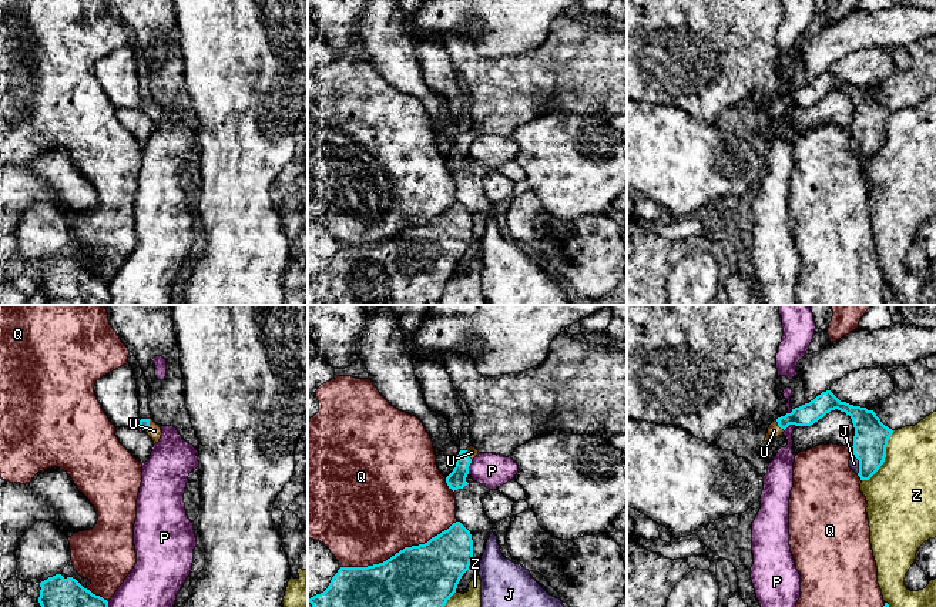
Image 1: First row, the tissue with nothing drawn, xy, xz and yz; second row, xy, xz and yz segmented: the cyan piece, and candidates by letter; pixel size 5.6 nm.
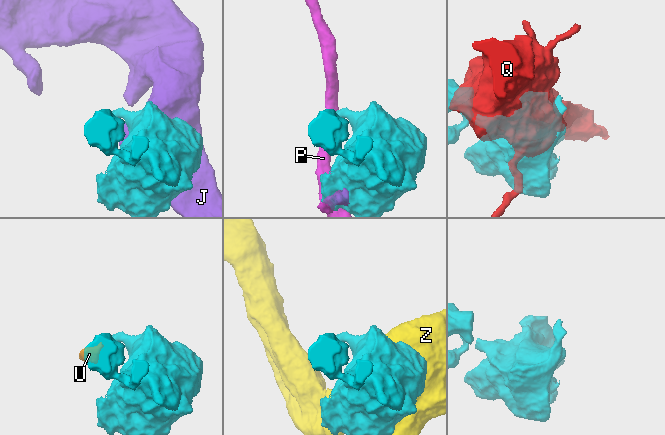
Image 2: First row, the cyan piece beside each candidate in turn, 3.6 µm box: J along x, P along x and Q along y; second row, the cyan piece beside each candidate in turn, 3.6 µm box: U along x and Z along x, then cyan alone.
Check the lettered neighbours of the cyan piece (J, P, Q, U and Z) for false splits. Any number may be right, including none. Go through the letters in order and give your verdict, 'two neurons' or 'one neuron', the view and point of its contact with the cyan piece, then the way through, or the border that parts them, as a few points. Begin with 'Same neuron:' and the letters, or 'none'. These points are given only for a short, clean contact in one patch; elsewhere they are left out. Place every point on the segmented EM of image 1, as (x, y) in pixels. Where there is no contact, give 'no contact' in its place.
Same neuron: U
J: two neurons; meets cyan in yz at (859, 463); border along yz (854, 453), (858, 460), (858, 473)
P: two neurons; meets cyan in xz at (468, 468)
Q: two neurons; meets cyan in xz at (399, 552)
U: one neuron; meets cyan in yz at (778, 425); runs through yz (808, 413), (789, 418), (778, 425), (774, 431)
Z: two neurons; meets cyan in yz at (885, 456)

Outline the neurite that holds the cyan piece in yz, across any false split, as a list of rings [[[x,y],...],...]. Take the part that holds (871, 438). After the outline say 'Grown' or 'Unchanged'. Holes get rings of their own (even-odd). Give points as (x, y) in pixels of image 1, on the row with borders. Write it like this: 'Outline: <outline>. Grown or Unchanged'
Outline: [[[831,390],[822,392],[809,403],[775,419],[769,425],[764,442],[782,436],[789,425],[811,426],[835,409],[845,412],[852,419],[855,427],[852,447],[859,460],[858,476],[860,480],[869,480],[885,462],[888,440],[893,430],[885,426],[873,410],[841,402]]]. Grown

